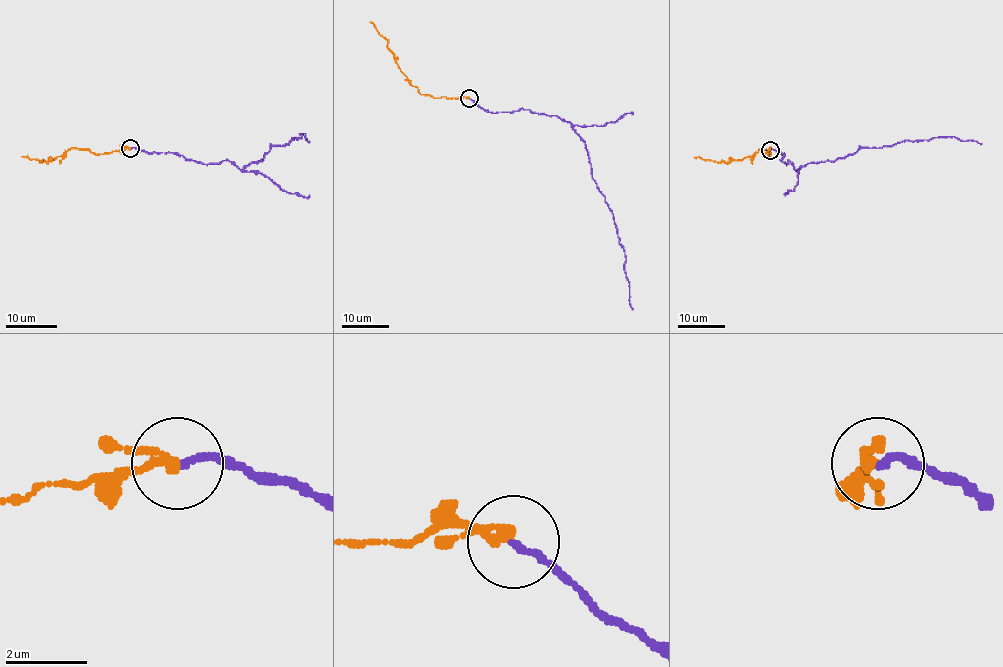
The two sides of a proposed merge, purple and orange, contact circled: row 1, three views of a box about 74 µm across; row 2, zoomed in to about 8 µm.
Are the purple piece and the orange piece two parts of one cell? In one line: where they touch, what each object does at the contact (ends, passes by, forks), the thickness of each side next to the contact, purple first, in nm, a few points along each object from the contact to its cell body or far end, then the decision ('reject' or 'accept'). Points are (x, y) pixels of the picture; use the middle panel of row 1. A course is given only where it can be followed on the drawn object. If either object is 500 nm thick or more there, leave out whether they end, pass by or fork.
place (469, 98); purple ends; orange passes by; calibres 170 and 190 nm; course purple (469, 98), (494, 113), (520, 108), (571, 123), (585, 143), (592, 178), (612, 212), (633, 309); course orange (469, 98), (421, 94), (400, 70), (387, 40), (370, 22); accept

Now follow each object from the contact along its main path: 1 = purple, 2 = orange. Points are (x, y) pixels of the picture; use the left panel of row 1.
1: (130, 149), (177, 152), (207, 164), (226, 160), (241, 170), (293, 137), (304, 133), (309, 142)
2: (130, 149), (93, 154), (85, 149), (71, 149), (48, 161), (21, 156)

